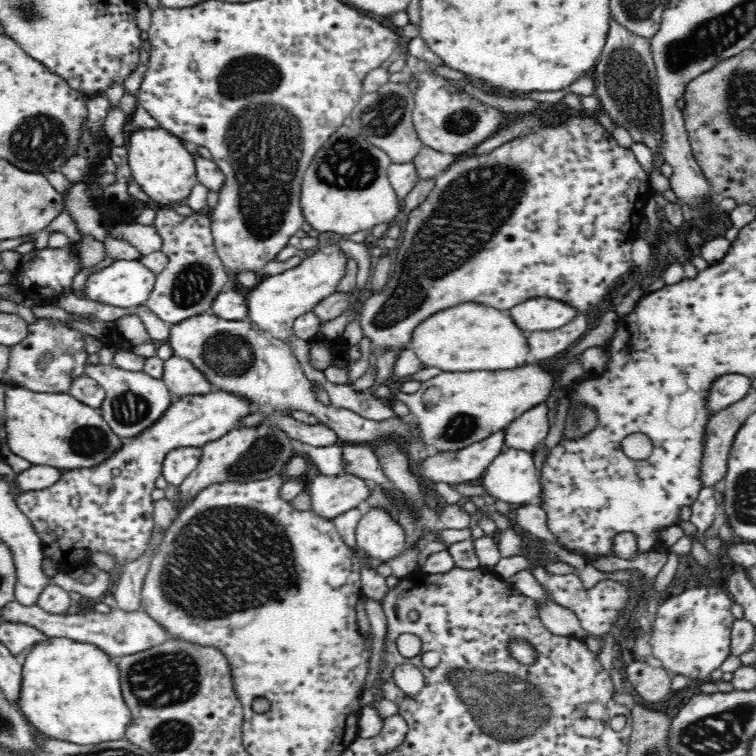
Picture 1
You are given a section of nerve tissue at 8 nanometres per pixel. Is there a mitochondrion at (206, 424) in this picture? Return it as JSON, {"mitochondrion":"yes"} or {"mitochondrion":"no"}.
{"mitochondrion":"no"}

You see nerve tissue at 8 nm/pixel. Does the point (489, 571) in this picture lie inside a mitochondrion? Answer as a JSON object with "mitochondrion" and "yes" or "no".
{"mitochondrion":"no"}

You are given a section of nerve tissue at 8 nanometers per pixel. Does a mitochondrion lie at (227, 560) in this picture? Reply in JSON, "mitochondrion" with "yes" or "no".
{"mitochondrion":"yes"}

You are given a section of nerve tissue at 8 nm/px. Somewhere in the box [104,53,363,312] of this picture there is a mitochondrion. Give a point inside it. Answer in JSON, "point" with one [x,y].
{"point":[191,285]}

